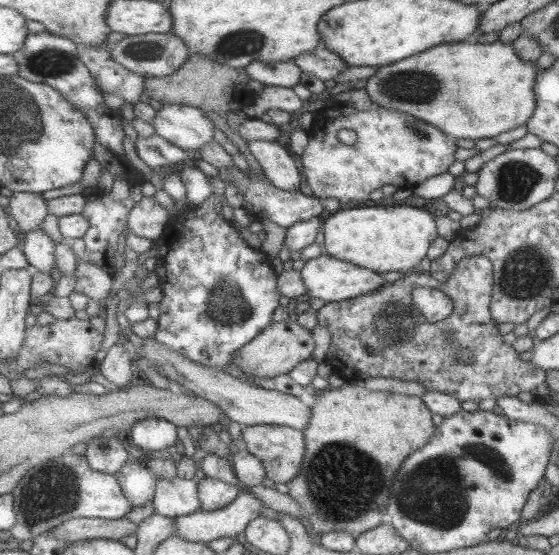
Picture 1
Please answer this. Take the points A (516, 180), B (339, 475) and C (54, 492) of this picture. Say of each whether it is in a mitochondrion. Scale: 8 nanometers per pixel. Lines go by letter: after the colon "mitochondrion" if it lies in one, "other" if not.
A: mitochondrion
B: mitochondrion
C: mitochondrion

